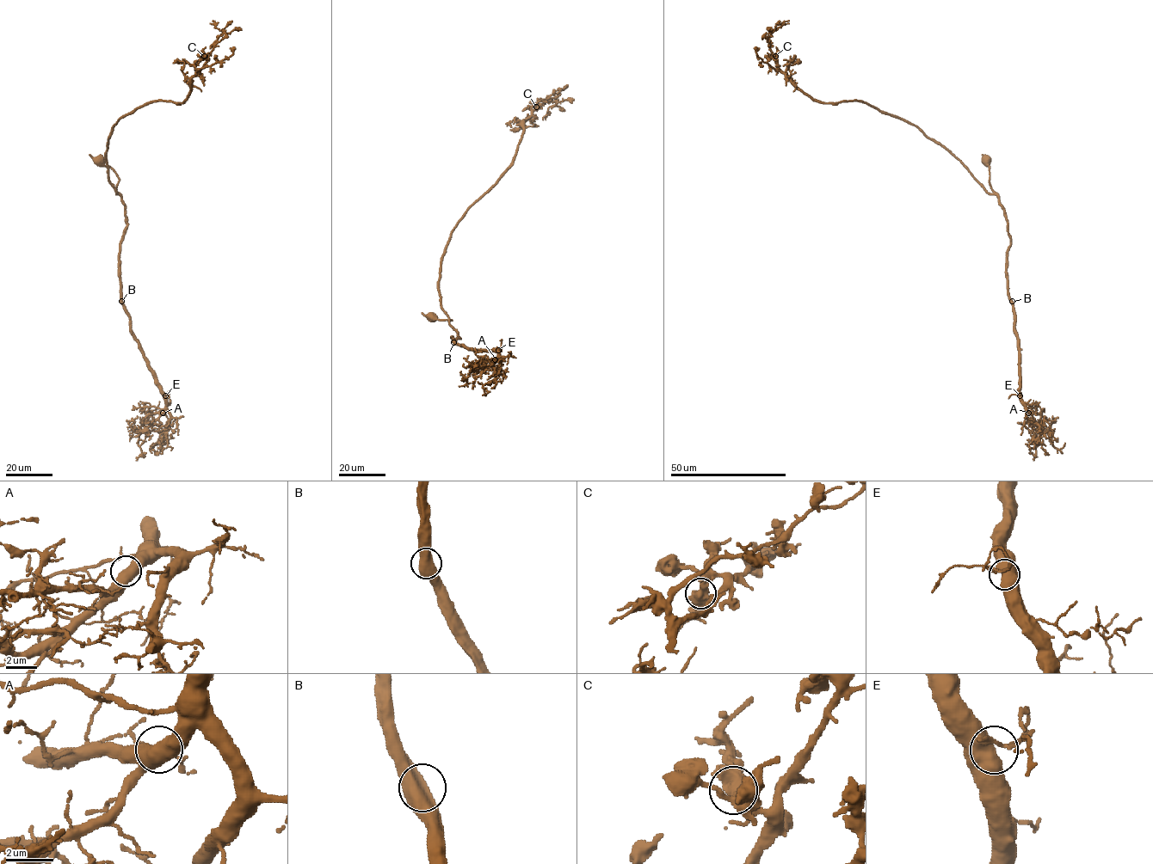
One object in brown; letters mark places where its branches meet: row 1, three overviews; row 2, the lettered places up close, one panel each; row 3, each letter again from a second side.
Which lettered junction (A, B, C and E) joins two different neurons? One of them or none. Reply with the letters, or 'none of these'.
none of these

